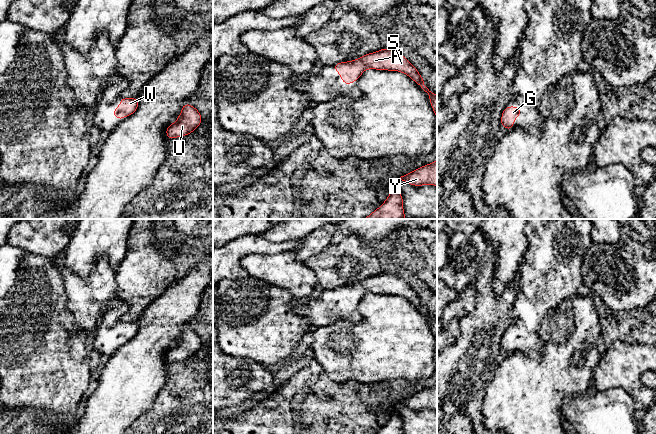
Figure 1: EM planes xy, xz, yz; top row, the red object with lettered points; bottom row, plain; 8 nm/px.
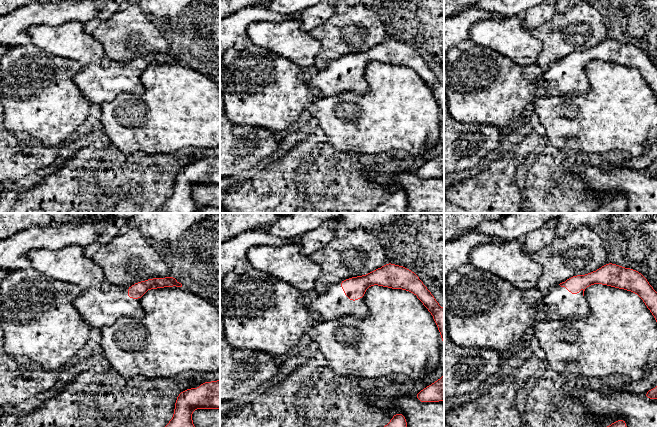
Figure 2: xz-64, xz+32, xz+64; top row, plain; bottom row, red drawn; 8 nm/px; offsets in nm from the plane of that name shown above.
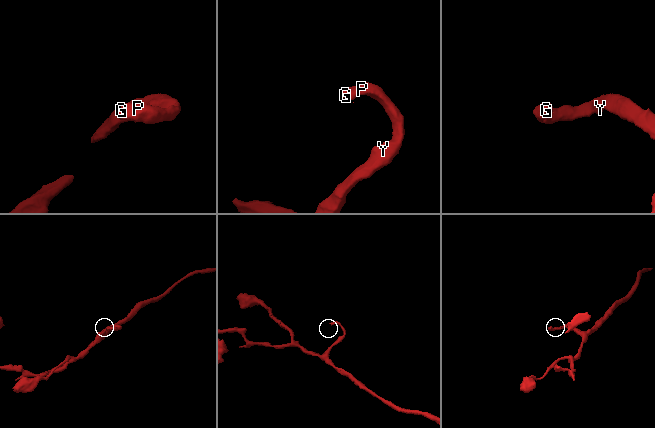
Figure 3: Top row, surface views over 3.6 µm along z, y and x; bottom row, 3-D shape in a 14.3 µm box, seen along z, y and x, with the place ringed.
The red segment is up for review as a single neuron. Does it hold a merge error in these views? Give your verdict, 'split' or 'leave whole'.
leave whole

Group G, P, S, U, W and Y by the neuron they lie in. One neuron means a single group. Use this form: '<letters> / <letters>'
G P S U W Y

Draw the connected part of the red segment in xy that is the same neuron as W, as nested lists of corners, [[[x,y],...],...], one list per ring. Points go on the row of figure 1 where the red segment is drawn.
[[[121,98],[120,105],[112,112],[117,118],[124,120],[125,116],[131,116],[139,107],[138,98]]]

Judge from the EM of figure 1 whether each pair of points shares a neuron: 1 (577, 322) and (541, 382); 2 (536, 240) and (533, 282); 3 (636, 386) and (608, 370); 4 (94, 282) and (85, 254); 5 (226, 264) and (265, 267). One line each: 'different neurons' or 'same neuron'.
1: same neuron
2: same neuron
3: same neuron
4: different neurons
5: different neurons

